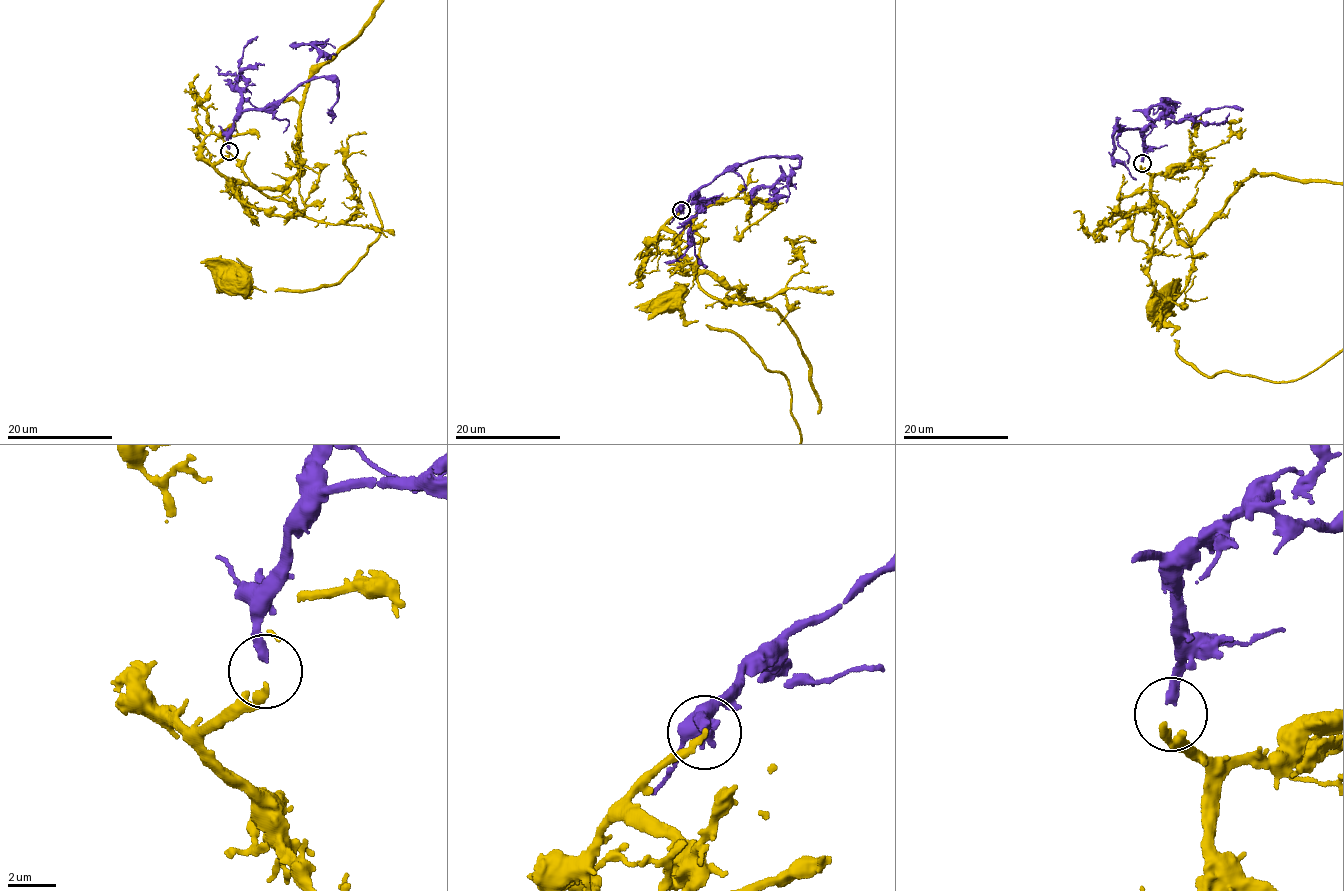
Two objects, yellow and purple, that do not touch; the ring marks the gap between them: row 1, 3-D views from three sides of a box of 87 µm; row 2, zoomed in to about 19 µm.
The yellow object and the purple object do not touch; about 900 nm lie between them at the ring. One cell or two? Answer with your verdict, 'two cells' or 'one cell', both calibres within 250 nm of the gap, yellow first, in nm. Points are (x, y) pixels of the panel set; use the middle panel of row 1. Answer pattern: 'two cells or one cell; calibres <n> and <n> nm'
one cell; calibres 280 and 380 nm

